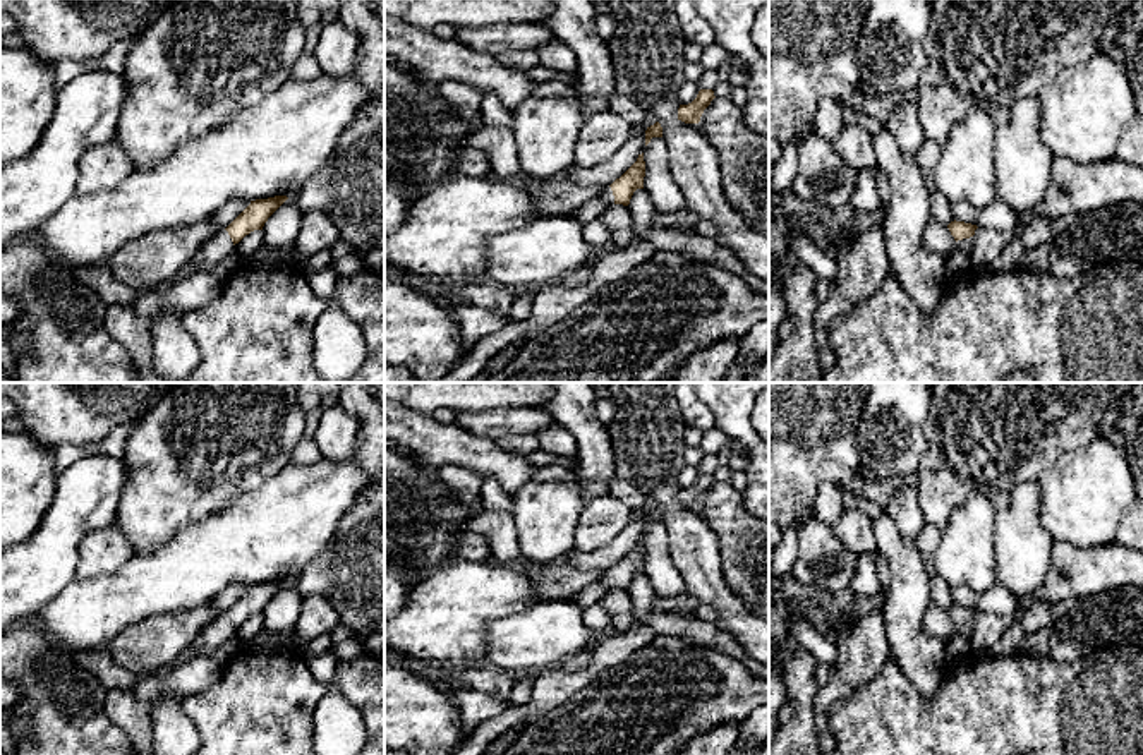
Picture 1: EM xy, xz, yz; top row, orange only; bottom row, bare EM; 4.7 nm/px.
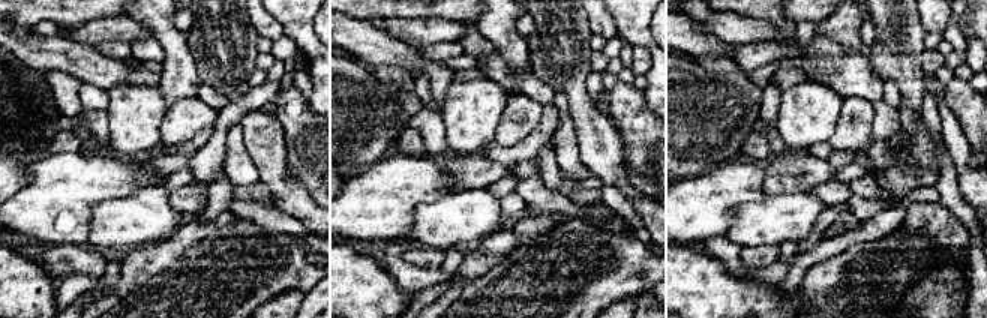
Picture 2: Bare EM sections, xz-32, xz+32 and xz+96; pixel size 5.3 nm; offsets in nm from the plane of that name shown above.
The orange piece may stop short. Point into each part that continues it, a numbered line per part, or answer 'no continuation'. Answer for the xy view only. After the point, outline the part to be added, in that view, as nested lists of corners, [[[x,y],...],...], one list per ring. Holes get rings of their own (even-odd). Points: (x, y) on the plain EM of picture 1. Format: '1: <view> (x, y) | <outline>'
1: xy (215, 634) | [[[218,614],[211,623],[208,623],[203,631],[194,638],[194,642],[182,650],[182,654],[173,661],[175,666],[187,662],[196,655],[208,655],[216,650],[233,635],[233,626],[227,614]]]

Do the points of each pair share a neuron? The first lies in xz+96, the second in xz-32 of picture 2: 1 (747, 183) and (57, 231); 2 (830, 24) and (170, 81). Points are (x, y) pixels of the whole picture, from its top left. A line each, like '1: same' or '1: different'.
1: same
2: same

